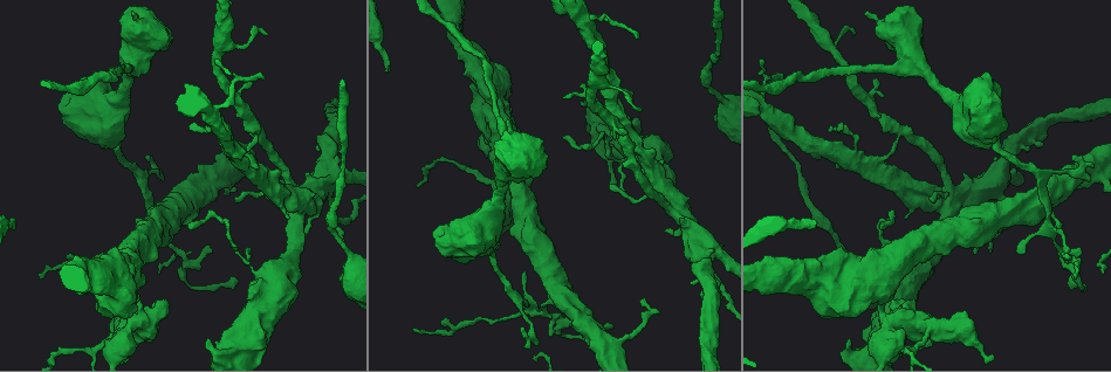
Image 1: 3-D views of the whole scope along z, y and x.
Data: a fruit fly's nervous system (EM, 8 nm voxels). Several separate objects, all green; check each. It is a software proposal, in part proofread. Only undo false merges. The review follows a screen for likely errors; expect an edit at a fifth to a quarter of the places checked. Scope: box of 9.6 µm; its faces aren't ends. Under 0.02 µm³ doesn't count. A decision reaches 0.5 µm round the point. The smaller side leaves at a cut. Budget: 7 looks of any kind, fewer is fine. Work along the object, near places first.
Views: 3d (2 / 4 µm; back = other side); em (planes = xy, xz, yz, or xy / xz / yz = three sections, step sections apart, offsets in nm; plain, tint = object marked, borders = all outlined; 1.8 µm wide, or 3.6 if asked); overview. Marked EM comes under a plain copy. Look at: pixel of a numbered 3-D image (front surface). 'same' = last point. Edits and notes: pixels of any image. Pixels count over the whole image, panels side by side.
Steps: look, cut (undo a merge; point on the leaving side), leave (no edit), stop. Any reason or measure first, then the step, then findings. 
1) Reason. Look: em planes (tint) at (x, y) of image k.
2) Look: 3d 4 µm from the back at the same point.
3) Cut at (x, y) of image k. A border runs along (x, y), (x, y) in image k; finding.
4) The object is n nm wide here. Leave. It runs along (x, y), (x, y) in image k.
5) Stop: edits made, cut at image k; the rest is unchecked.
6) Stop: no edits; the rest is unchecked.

Look: em yz step 16 (tint) at (1052, 230) of image 1.

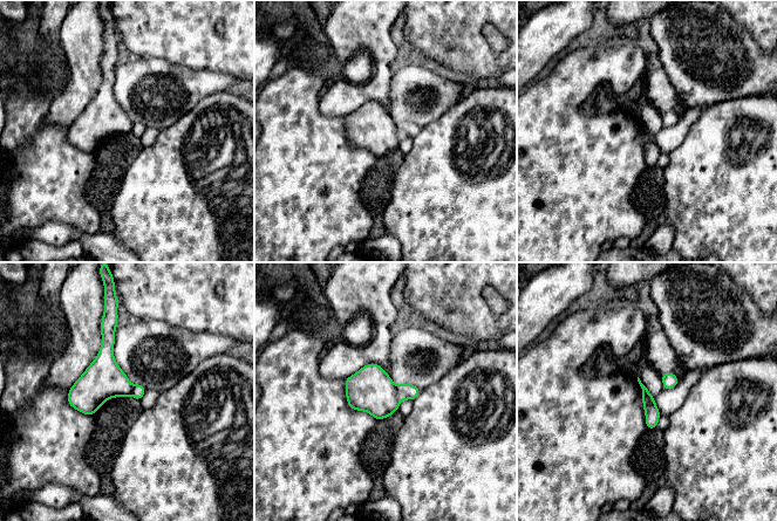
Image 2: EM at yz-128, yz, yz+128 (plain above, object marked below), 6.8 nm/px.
Look: em planes (tint) at the same point.

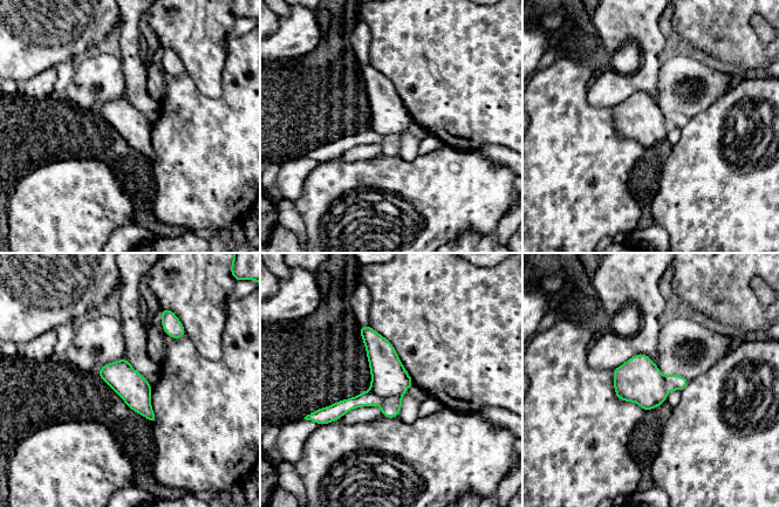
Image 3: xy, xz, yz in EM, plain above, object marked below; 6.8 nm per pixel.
Cut at (389, 377) of image 3. A border runs along (370, 390), (380, 396), (402, 396) in image 3; two neurons meet here.

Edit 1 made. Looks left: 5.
See it whole again. Look: overview.

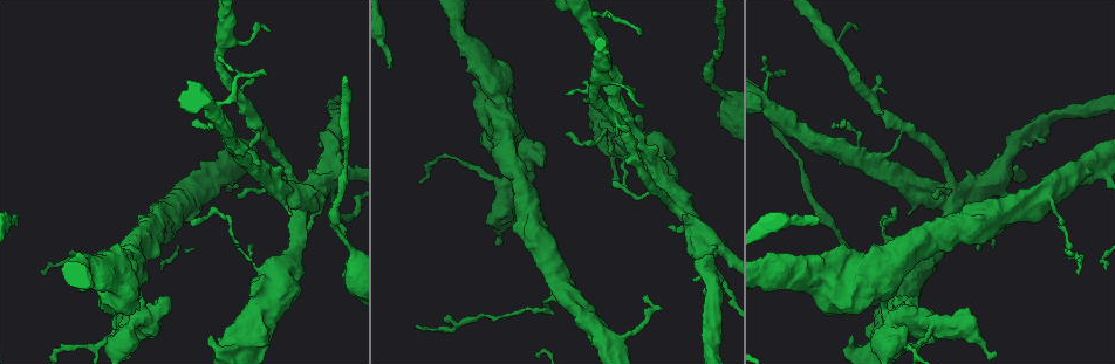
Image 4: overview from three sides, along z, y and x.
Abrupt turn. Look: 3d 2 µm at (300, 204) of image 4.

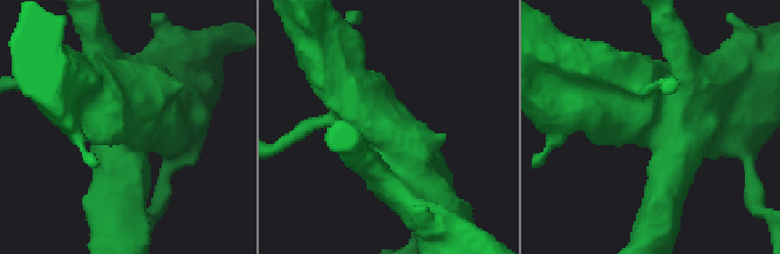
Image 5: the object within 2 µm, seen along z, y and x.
Look: em planes (tint) at (386, 155) of image 5.

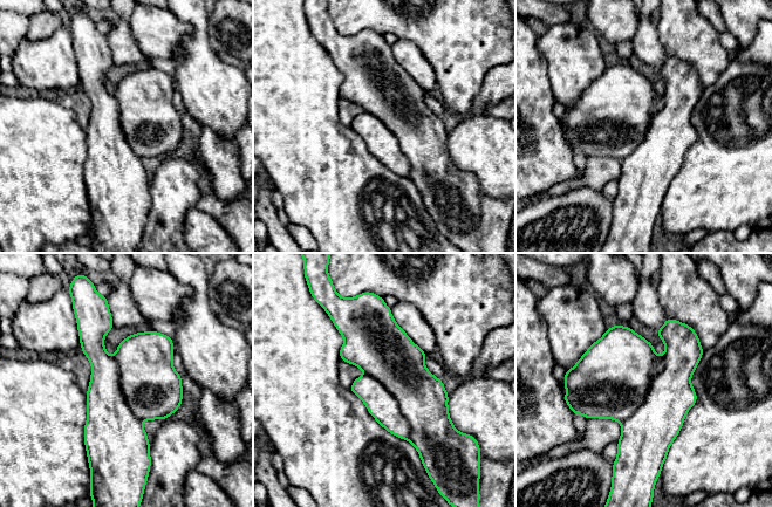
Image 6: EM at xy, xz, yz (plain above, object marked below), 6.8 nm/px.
The object is 500 nm wide here. Cut at (382, 405) of image 6. The part that leaves runs along (97, 319), (107, 410), (147, 450) in image 6; two neurons meet here.

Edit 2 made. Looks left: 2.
Stop: edits made, cut at image 3, cut at image 6; the rest is unchecked.

